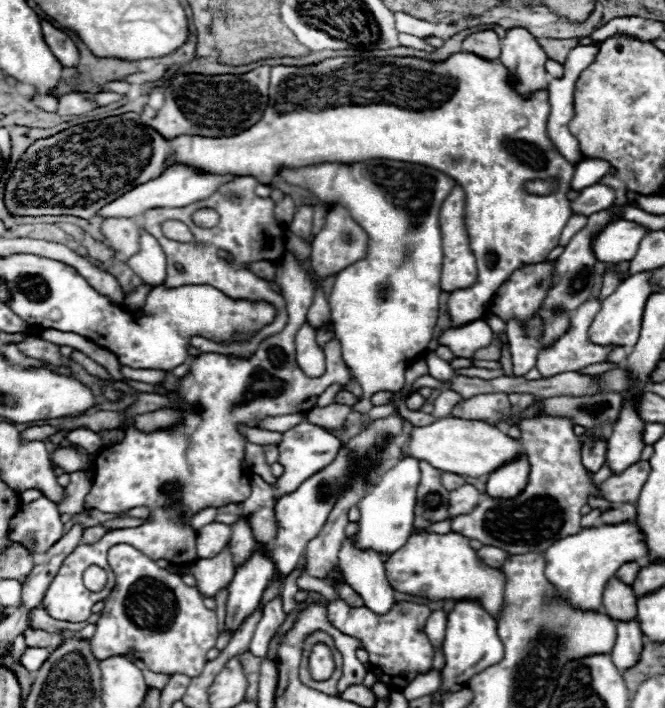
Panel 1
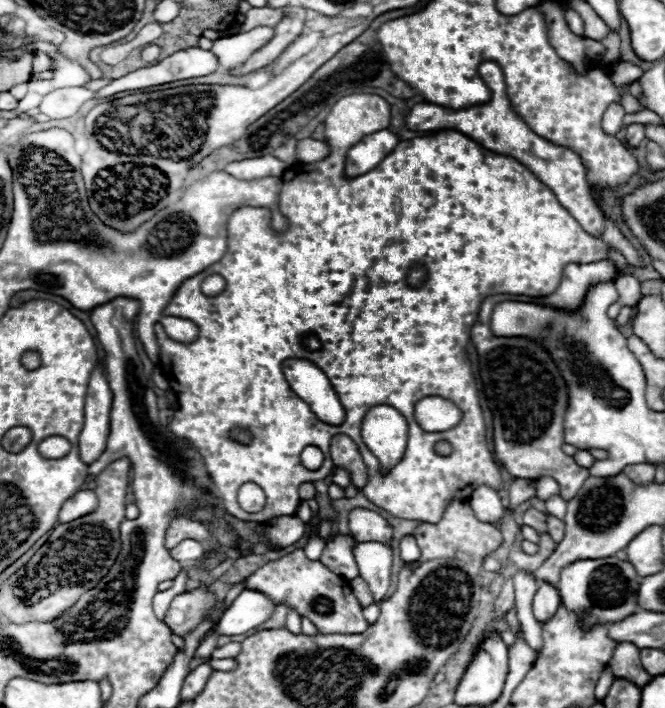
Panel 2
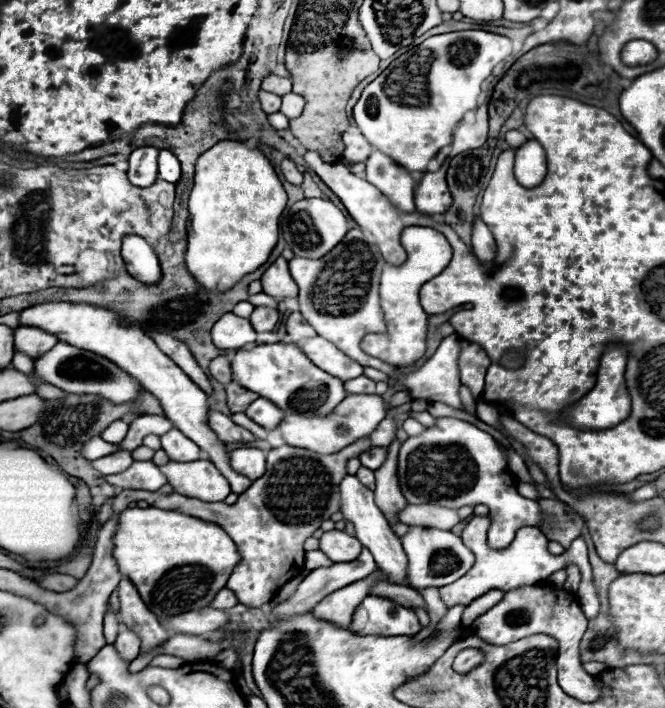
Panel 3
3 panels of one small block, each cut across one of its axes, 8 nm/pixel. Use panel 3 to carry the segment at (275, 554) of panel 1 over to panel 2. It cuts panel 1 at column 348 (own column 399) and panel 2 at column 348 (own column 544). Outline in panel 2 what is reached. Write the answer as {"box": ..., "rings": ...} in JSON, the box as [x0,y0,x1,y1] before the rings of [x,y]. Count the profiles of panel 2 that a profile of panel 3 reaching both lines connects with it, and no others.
{"box":[348,508,392,544],"rings":[[[354,508],[348,514],[350,534],[358,542],[384,542],[388,544],[392,540],[392,528],[390,524],[376,512],[370,512],[366,508]]]}

